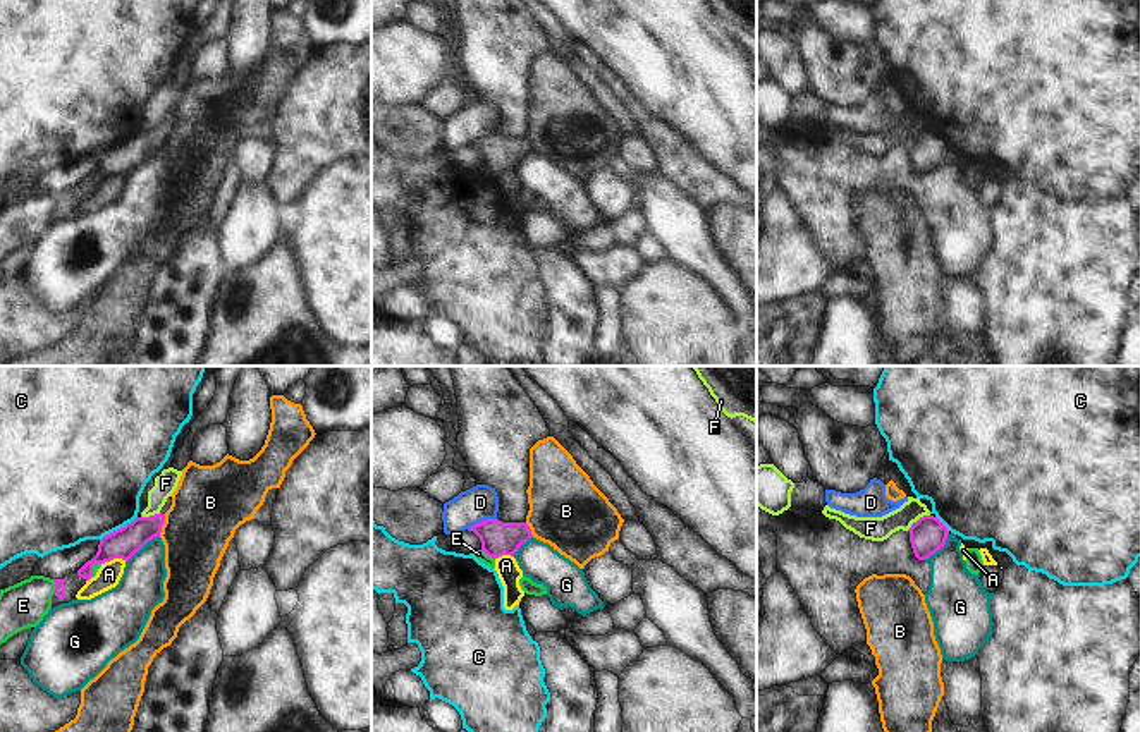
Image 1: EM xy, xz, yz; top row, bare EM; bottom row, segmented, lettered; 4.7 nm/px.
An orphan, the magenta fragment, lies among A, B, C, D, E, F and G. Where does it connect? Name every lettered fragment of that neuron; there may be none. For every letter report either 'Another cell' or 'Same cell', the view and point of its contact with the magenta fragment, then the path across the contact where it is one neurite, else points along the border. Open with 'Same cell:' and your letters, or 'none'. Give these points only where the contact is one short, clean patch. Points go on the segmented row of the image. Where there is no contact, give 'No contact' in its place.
Same cell: none
A: Another cell. Touches magenta at xy (112, 559). Boundary: xy (126, 561), (114, 559), (100, 564)
B: Another cell. Touches magenta at xy (162, 524). Boundary: xy (165, 514), (159, 535)
C: Another cell. Touches magenta at xy (117, 530). Boundary: xy (136, 516), (100, 540)
D: Another cell. Touches magenta at xz (482, 521). Boundary: xz (496, 518), (478, 521), (468, 530)
E: Another cell. Touches magenta at xy (55, 586). Boundary: xy (55, 579), (52, 593)
F: Another cell. Touches magenta at xy (150, 516). Boundary: xy (160, 512), (141, 516)
G: Another cell. Touches magenta at xy (141, 547). Boundary: xy (159, 535), (148, 540), (126, 562).

